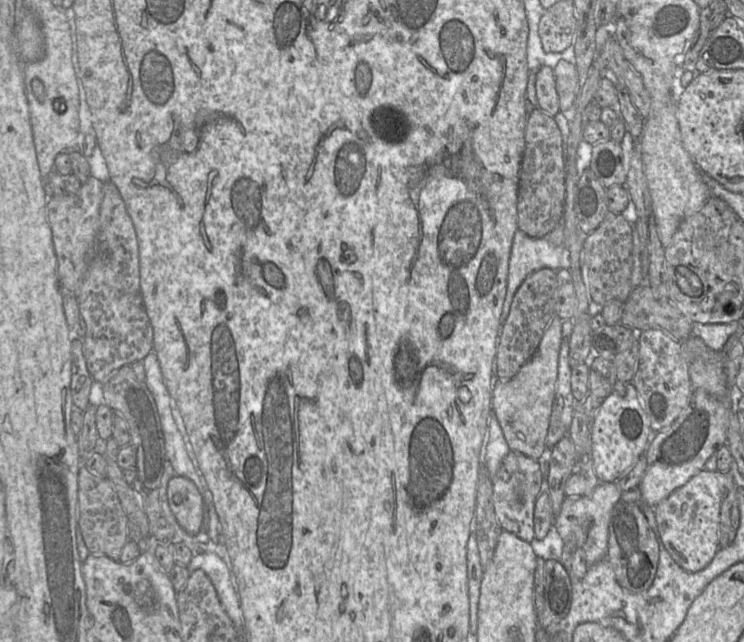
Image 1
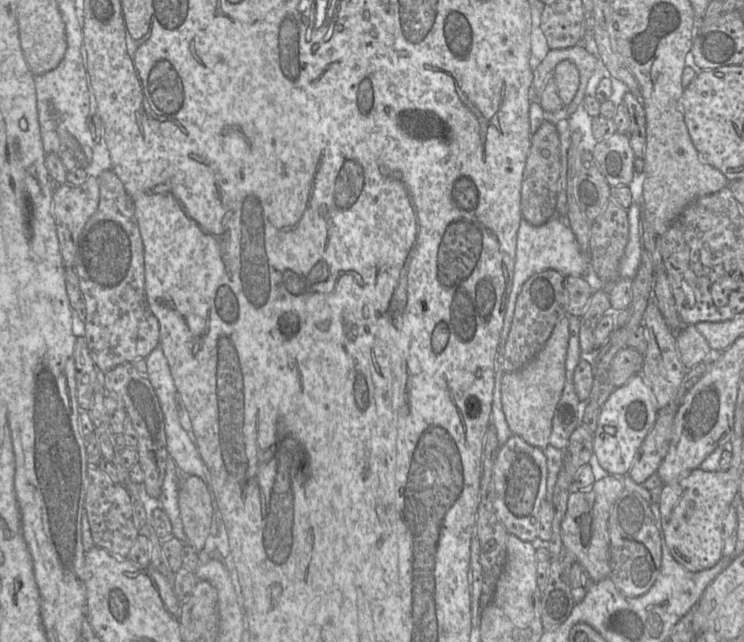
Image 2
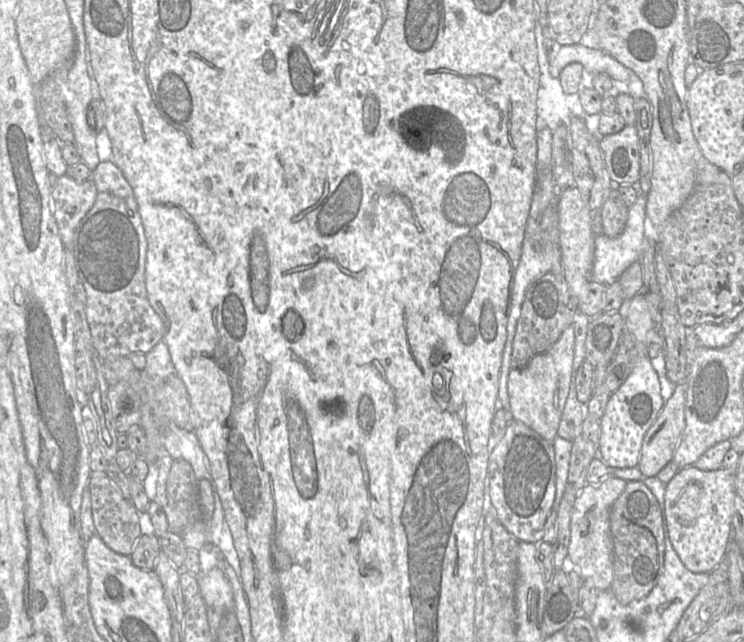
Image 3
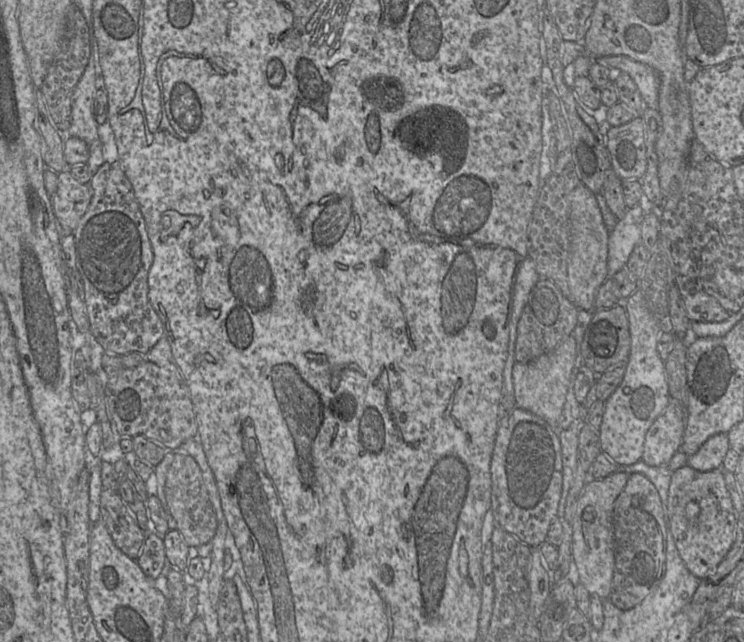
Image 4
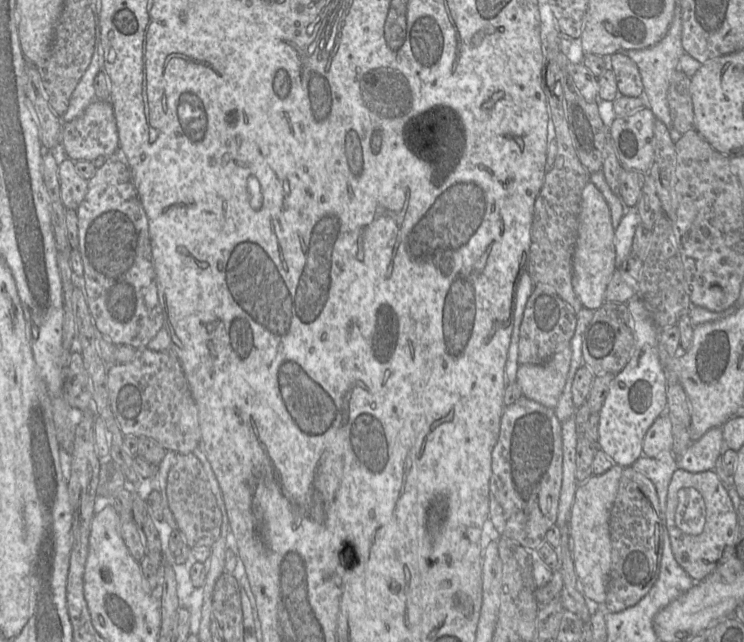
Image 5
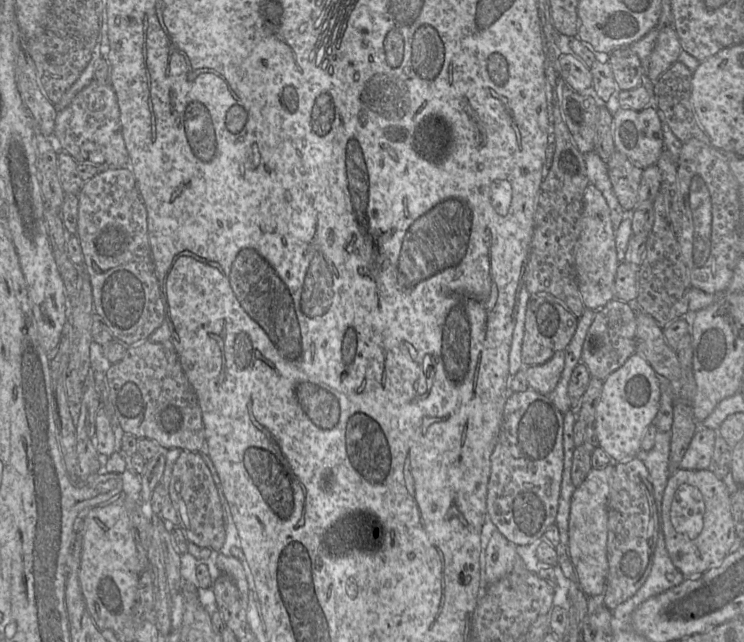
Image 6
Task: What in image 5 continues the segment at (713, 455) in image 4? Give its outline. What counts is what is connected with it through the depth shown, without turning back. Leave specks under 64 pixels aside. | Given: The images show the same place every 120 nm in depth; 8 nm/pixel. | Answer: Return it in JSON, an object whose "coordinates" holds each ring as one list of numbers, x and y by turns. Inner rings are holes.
{"coordinates":[[722,427,709,429,677,458,678,468,692,473,714,470,723,443]]}

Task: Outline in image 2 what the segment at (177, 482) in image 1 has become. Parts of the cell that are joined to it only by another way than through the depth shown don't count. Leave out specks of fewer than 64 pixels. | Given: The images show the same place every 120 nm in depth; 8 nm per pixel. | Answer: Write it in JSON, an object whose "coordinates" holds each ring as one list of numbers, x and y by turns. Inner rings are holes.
{"coordinates":[[195,475,181,477,178,508,188,544,198,553,204,547,213,517,209,490,200,477]]}

